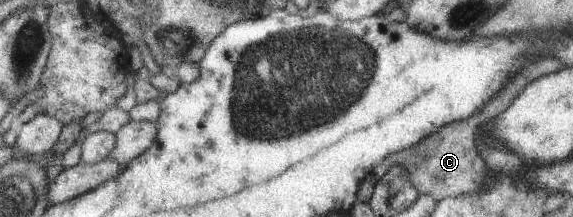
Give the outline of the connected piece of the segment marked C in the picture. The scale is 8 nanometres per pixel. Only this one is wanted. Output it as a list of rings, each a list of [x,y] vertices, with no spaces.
[[[539,59],[537,63],[525,67],[525,71],[518,71],[512,80],[508,81],[508,85],[496,94],[479,113],[472,114],[466,120],[441,126],[434,134],[424,137],[418,144],[395,154],[389,154],[372,169],[374,178],[379,179],[390,167],[400,165],[408,171],[410,182],[419,194],[431,194],[437,201],[447,196],[481,191],[488,176],[485,162],[480,158],[474,142],[479,125],[492,120],[499,112],[505,110],[531,80],[555,72],[555,69],[557,69],[557,59]]]

